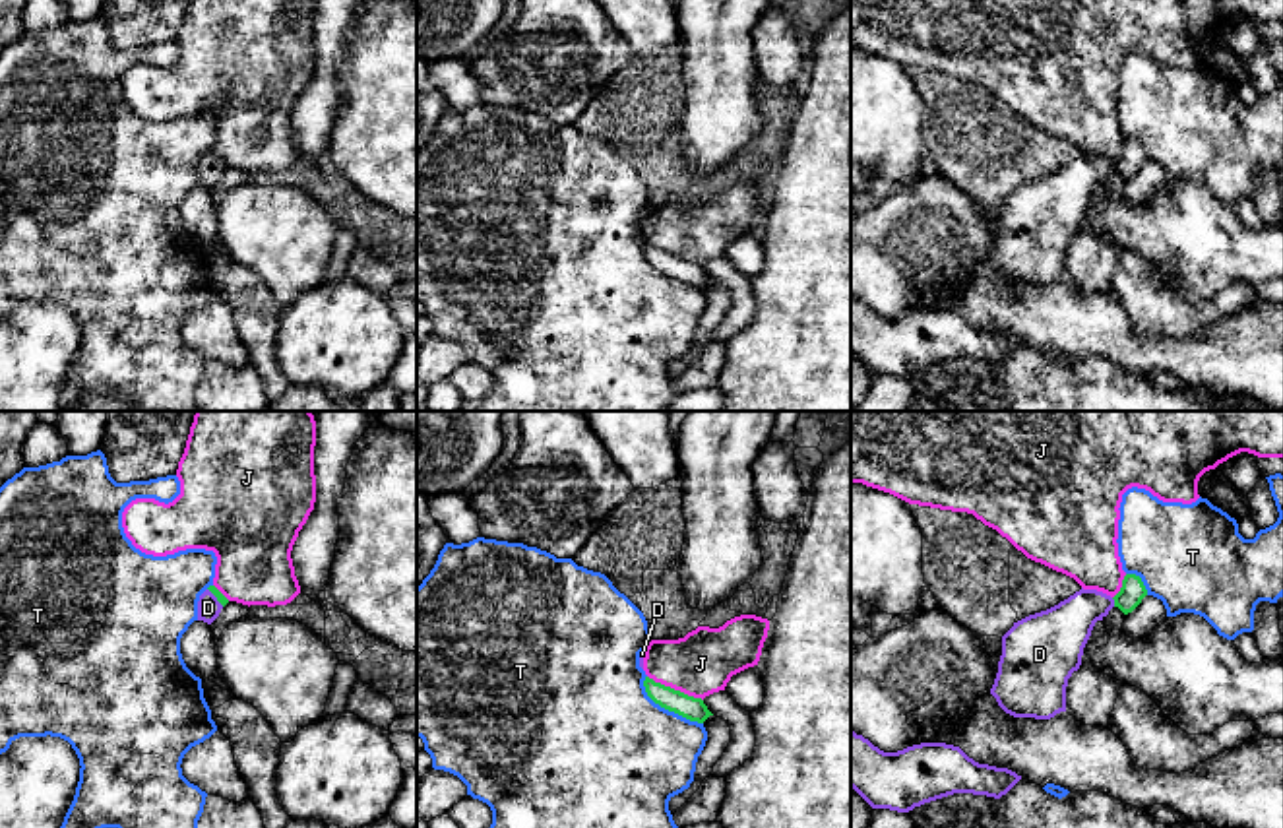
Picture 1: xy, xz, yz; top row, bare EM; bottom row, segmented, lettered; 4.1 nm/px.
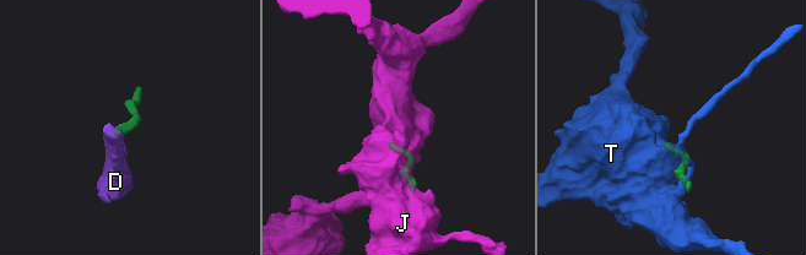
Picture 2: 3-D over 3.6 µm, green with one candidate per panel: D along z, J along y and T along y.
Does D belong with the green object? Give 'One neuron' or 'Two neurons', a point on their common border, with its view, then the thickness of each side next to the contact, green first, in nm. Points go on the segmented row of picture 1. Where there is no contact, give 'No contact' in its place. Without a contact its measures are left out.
One neuron. Touches green at yz (1115, 602). Thickness 100 nm (green) against 220 nm

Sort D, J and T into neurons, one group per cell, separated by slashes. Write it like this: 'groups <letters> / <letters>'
groups D / J / T

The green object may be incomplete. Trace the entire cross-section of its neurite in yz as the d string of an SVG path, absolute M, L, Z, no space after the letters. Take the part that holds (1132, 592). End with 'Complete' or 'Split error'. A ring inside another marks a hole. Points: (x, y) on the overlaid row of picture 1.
M1126 574L1114 597L1081 588L1058 605L1014 622L1002 636L1002 655L990 688L998 706L1014 717L1035 719L1066 712L1068 679L1081 665L1095 622L1112 607L1132 613L1145 595L1142 578Z. Split error

